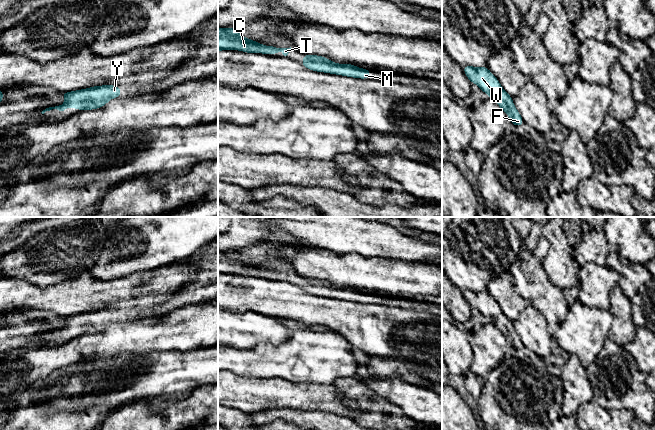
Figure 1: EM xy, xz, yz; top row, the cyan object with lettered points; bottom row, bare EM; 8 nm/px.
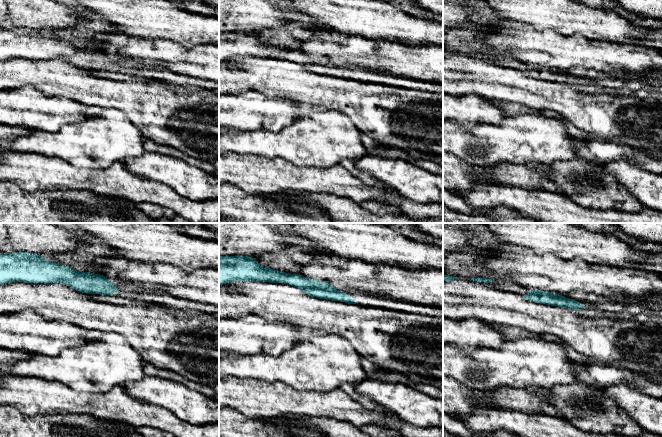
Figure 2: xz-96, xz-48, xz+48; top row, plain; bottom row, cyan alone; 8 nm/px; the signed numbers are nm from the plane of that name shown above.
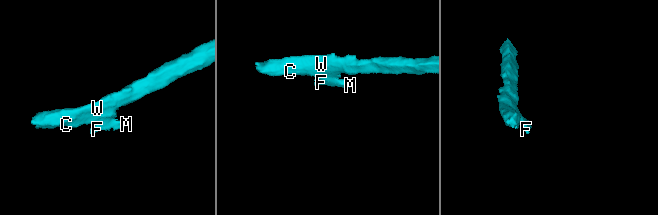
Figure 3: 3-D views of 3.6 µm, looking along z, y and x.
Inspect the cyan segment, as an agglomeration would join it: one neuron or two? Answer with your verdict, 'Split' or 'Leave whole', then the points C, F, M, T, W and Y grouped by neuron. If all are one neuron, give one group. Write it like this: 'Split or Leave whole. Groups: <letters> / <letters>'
Leave whole. Groups: C F M T W Y

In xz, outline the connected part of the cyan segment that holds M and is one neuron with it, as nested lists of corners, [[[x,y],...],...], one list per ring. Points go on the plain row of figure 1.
[[[304,278],[301,289],[312,295],[353,302],[369,303],[371,300],[369,293],[357,292],[354,288],[334,287],[328,282],[318,279]]]

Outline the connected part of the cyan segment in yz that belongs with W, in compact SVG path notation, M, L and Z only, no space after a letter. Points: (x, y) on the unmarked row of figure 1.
M464 289L462 292L470 306L477 308L509 340L512 349L524 350L524 345L516 333L512 321L501 311L500 306L487 290L477 292Z

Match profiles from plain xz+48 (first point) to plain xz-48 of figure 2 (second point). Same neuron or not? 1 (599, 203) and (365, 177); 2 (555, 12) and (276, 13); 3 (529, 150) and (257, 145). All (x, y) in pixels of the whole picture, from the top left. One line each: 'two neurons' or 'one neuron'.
1: one neuron
2: two neurons
3: one neuron

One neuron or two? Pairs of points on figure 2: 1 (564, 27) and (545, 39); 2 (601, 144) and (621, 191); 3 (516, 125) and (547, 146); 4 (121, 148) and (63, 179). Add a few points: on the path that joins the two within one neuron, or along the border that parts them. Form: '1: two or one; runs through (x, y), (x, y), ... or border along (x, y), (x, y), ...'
1: two; border along (533, 27), (563, 35), (579, 34)
2: two; border along (580, 157), (586, 160), (597, 161), (602, 165)
3: one; runs through (524, 133), (529, 138), (539, 139)
4: two; border along (61, 158), (78, 168), (105, 169)

